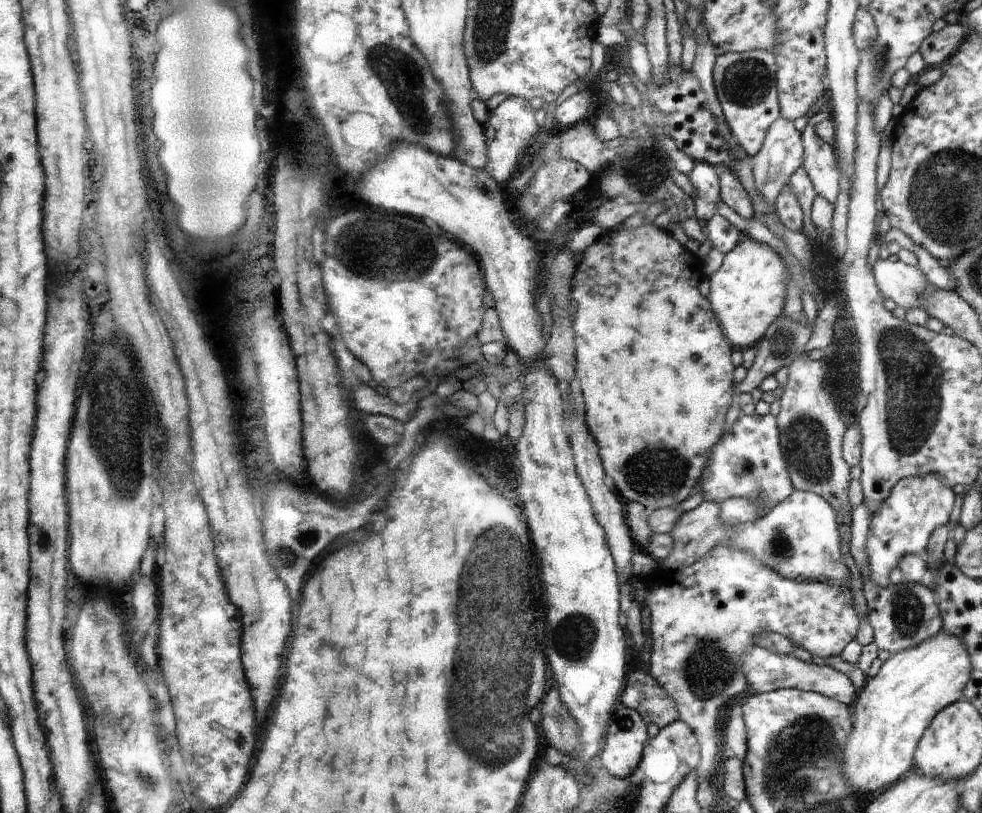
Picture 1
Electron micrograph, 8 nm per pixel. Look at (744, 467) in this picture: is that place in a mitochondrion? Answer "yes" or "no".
yes

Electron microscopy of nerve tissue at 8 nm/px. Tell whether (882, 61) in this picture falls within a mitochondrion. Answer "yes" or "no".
yes

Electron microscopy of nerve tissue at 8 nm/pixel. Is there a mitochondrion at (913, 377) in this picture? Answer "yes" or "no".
yes

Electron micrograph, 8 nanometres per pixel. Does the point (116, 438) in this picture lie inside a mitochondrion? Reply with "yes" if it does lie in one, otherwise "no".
yes

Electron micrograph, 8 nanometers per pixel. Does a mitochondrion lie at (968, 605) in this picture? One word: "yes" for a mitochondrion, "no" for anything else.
no

